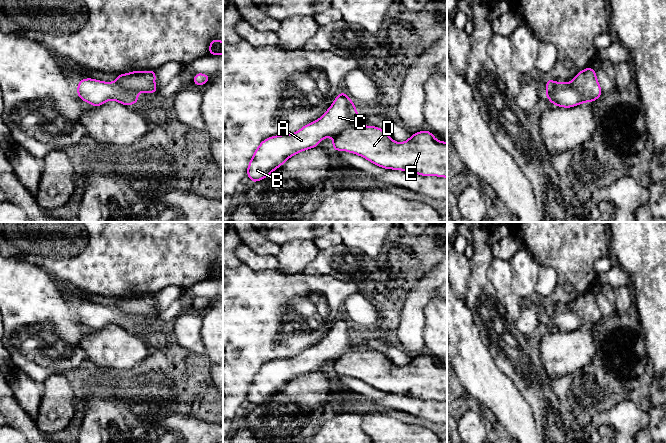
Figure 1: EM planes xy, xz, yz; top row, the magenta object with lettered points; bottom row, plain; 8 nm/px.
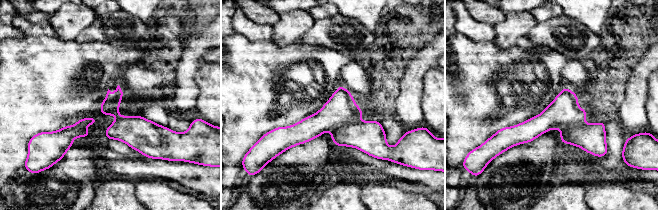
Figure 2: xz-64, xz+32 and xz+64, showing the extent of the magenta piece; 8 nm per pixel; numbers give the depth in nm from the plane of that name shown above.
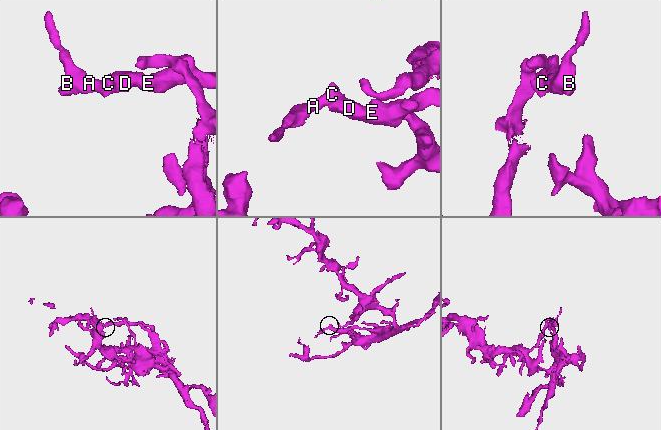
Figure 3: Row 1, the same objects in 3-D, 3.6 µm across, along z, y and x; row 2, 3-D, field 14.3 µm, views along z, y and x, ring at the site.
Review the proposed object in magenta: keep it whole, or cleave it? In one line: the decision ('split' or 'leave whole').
split

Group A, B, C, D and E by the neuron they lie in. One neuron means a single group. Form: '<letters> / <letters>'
A B C / D E

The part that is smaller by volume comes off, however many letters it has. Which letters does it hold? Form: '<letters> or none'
A, B, C

